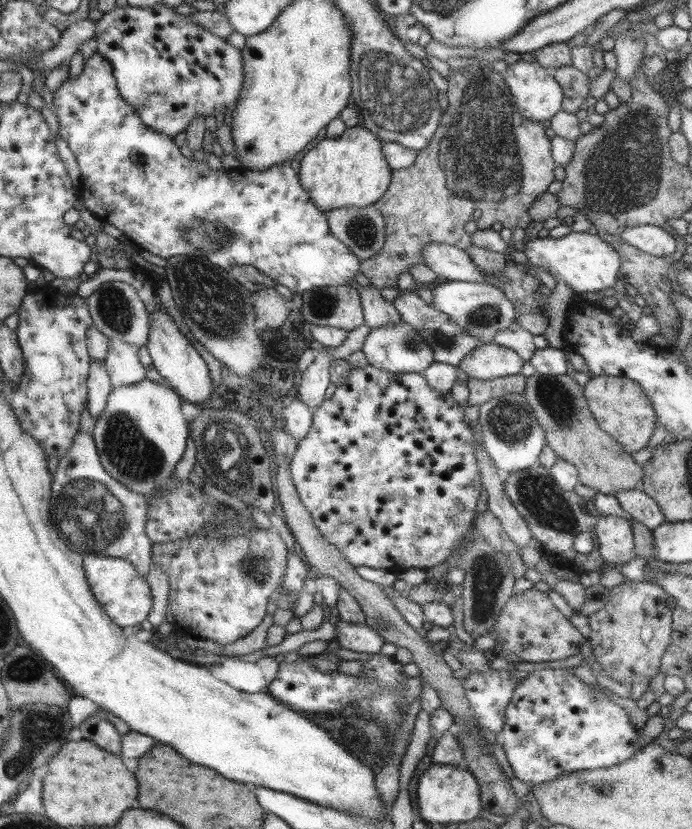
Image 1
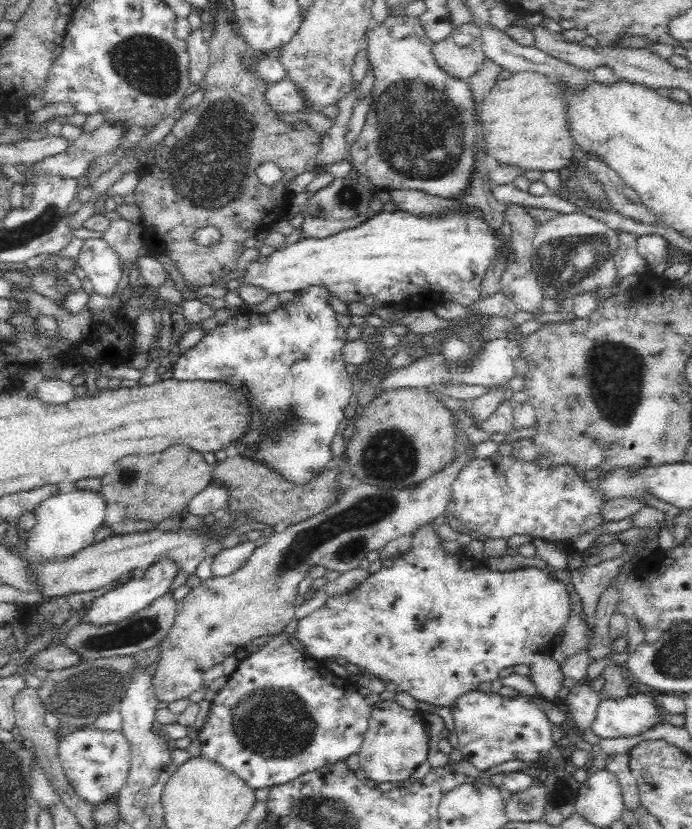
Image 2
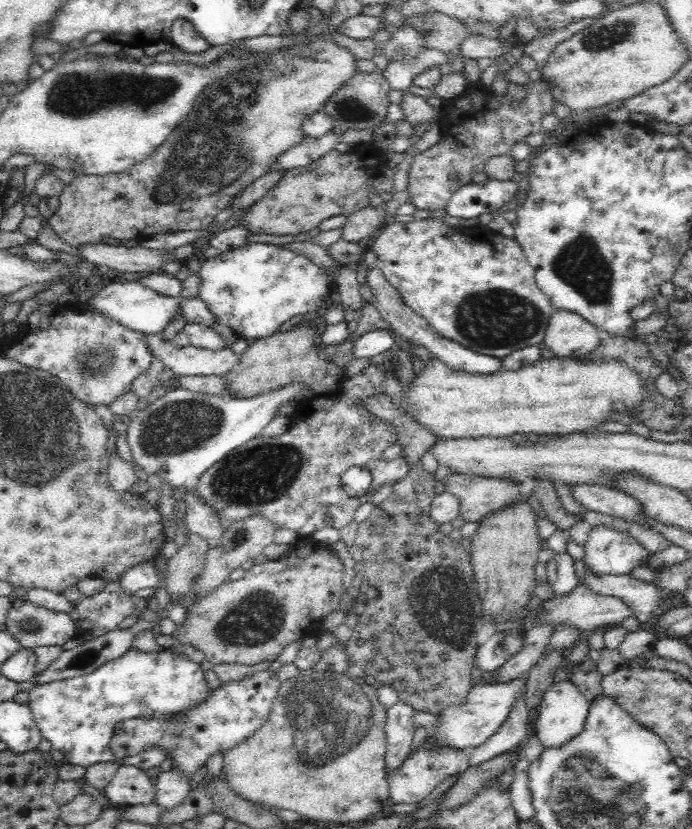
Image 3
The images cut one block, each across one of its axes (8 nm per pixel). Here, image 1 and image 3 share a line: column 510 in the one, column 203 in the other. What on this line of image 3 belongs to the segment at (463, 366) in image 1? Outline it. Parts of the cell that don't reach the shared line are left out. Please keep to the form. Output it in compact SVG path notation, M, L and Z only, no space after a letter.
M160 332L142 333L153 359L160 359L173 374L180 376L224 376L238 364L237 356L231 348L224 350L201 350L192 345L176 347L172 341L164 340Z

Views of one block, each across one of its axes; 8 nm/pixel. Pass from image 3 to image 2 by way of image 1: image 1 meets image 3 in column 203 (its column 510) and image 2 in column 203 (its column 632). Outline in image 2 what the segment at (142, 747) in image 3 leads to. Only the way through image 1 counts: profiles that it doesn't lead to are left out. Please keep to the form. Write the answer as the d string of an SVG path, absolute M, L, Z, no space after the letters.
M282 635L274 637L264 647L239 661L235 671L228 678L224 689L216 693L215 699L211 702L206 723L202 729L198 730L202 746L201 755L214 762L219 762L228 772L235 774L250 788L261 789L290 782L294 778L299 777L300 774L306 774L345 760L350 754L357 753L360 746L362 746L372 710L370 704L368 704L364 696L358 694L349 685L345 677L337 676L331 672L325 662L308 657L304 653L294 649L286 637L282 637Z

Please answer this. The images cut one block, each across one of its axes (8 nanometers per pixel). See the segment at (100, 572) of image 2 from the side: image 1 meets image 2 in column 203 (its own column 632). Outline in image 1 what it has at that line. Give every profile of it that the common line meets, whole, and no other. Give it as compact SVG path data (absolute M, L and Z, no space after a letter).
M599 515L593 534L604 566L621 567L634 558L630 521L615 515Z

